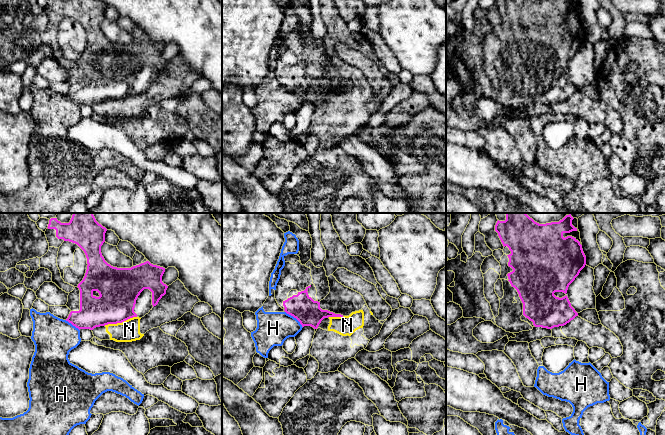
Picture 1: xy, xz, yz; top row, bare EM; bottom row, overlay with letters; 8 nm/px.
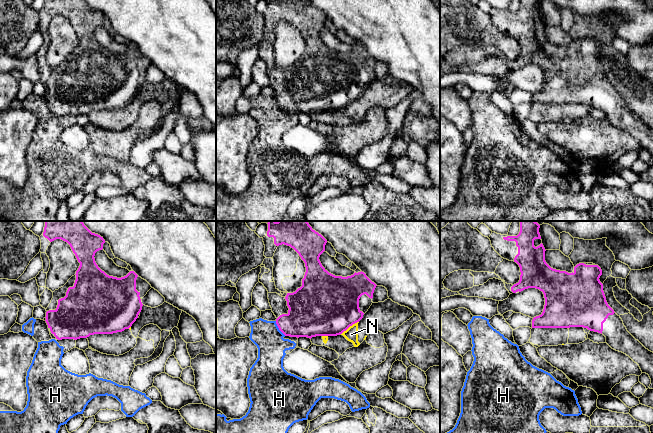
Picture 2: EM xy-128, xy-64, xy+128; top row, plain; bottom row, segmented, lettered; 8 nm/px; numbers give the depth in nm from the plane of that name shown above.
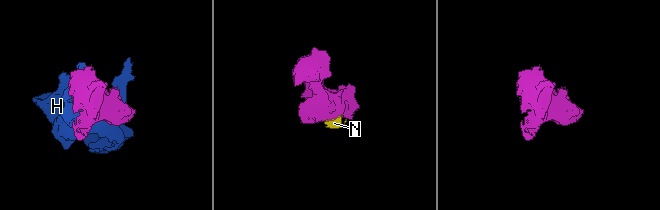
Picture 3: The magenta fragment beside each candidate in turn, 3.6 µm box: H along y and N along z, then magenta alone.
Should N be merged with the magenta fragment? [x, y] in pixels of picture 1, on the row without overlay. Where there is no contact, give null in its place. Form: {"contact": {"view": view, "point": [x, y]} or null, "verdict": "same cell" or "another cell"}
{"contact": {"view": "xy", "point": [120, 98]}, "verdict": "another cell"}

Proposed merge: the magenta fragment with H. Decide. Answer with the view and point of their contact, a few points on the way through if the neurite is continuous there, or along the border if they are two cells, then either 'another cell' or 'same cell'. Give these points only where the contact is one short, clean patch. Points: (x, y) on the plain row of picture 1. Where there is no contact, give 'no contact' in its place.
xz (295, 93) | along xz (285, 87), (292, 91), (302, 103) | another cell

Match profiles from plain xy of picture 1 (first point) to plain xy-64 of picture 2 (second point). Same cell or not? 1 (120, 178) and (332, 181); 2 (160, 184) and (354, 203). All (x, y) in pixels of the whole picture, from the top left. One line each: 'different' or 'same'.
1: same
2: different

